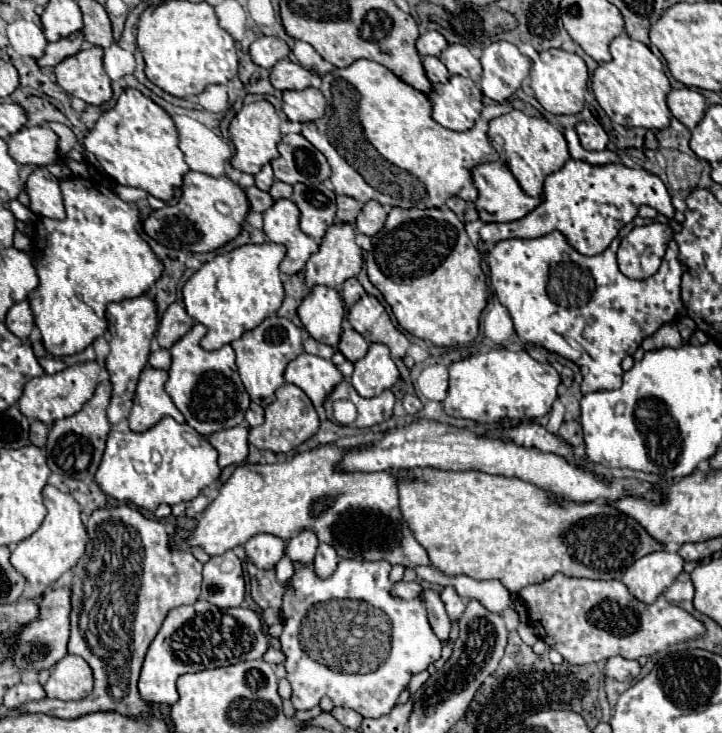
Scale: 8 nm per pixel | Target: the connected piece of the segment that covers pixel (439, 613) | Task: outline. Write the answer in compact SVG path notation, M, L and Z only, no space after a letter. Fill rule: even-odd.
M424 589L422 597L424 597L424 603L428 607L428 619L430 619L430 625L432 625L434 633L438 635L438 639L448 639L448 635L450 635L450 619L446 615L440 593L432 591L432 589Z

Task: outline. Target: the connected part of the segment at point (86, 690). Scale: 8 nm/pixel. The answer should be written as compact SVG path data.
M66 655L56 667L50 671L50 679L44 685L48 697L56 697L62 701L84 699L92 693L94 677L90 665L76 655Z

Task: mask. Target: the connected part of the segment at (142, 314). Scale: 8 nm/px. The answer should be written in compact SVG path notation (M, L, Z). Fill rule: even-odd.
M148 295L110 303L108 311L106 311L106 319L108 319L108 331L110 331L110 355L106 357L106 369L110 373L110 383L112 383L108 421L112 425L118 425L120 421L124 421L130 415L140 373L144 371L144 367L148 363L150 341L158 327L156 303Z

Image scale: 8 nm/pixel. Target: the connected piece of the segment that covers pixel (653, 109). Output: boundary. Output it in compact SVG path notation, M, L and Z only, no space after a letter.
M626 33L618 35L610 43L610 53L614 57L612 63L600 63L598 69L594 71L594 77L592 77L592 91L594 91L600 107L606 111L606 115L614 123L624 125L624 127L644 127L644 129L666 129L666 127L670 127L672 113L668 109L666 95L670 93L672 87L670 87L670 81L664 73L662 61L644 43L630 39Z

